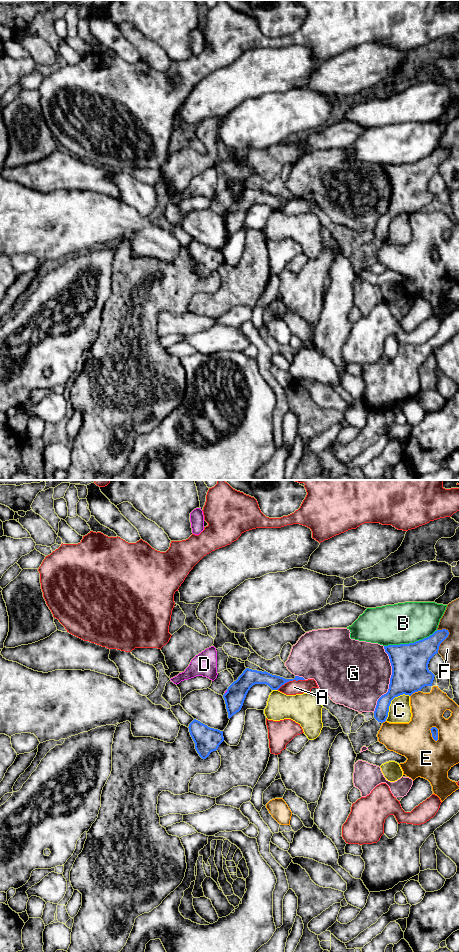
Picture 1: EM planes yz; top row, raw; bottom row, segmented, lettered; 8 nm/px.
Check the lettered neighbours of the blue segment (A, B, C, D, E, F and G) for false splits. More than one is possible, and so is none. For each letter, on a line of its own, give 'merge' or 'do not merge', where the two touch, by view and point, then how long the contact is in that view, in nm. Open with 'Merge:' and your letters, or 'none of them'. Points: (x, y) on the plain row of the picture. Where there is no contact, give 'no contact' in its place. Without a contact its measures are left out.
Merge: none of them
A: do not merge | yz (290, 200) | 240 nm
B: do not merge | yz (410, 163) | 460 nm
C: do not merge | yz (390, 222) | 280 nm
D: do not merge | yz (226, 212) | 50 nm
E: do not merge | yz (432, 254) | 130 nm
F: do not merge | yz (444, 159) | 220 nm
G: do not merge | yz (390, 200) | 550 nm

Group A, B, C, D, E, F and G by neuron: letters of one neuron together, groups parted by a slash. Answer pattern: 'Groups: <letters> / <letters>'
Groups: A / B / C / D / E / F / G

